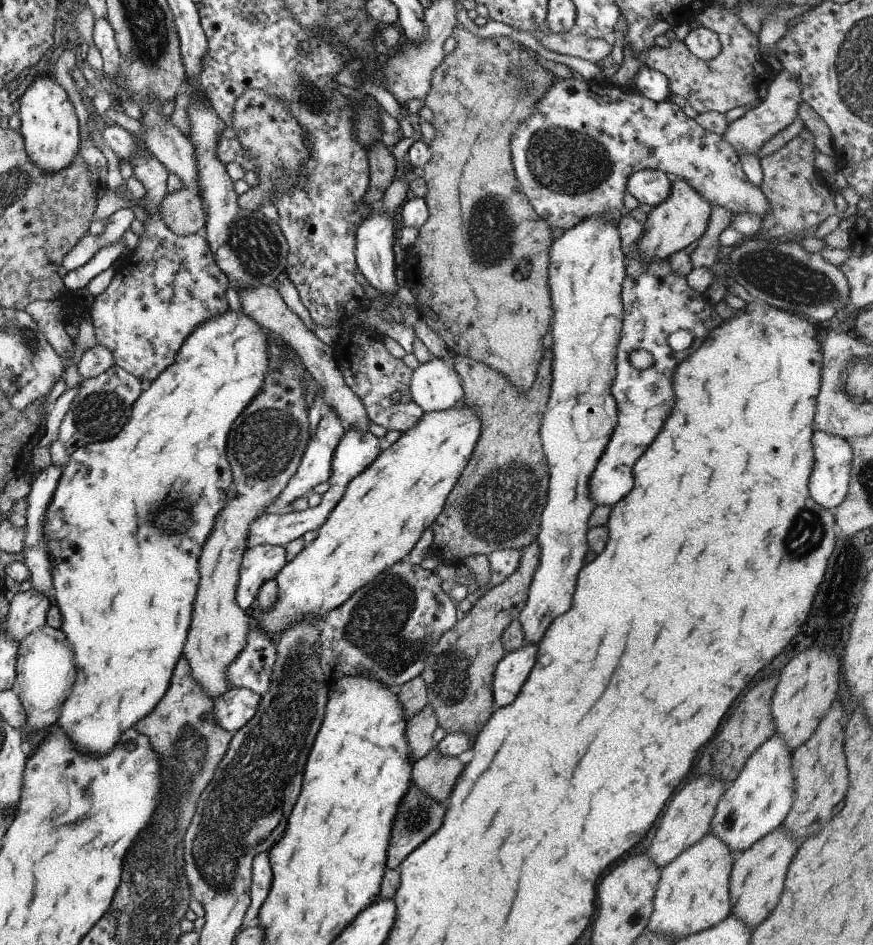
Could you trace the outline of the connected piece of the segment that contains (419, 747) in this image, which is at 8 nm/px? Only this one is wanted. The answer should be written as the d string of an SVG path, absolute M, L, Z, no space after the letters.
M425 705L415 716L406 720L404 734L409 746L409 760L413 763L435 746L432 734L438 727L433 708Z

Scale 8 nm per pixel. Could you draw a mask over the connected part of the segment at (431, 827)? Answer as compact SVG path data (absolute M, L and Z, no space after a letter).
M413 783L409 786L409 790L405 792L405 796L401 798L395 818L393 818L393 826L391 826L391 836L389 836L389 846L387 846L386 867L394 870L397 865L412 851L425 842L439 826L443 820L443 812L445 808L435 802L433 798L429 798L425 792L421 792Z

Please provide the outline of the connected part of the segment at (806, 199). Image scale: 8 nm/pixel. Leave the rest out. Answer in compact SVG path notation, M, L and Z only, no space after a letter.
M803 128L778 150L758 160L762 172L759 187L769 202L769 210L761 219L760 235L774 240L786 240L795 234L813 237L817 226L825 218L840 215L833 202L834 196L823 184L815 181L814 149L813 136Z

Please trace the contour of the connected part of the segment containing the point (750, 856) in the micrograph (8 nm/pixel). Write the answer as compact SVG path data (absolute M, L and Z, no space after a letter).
M783 824L777 826L755 844L751 844L751 848L737 854L732 862L728 880L730 914L739 918L747 928L761 924L779 902L787 864L797 850L797 842L793 842L787 834L789 830Z

